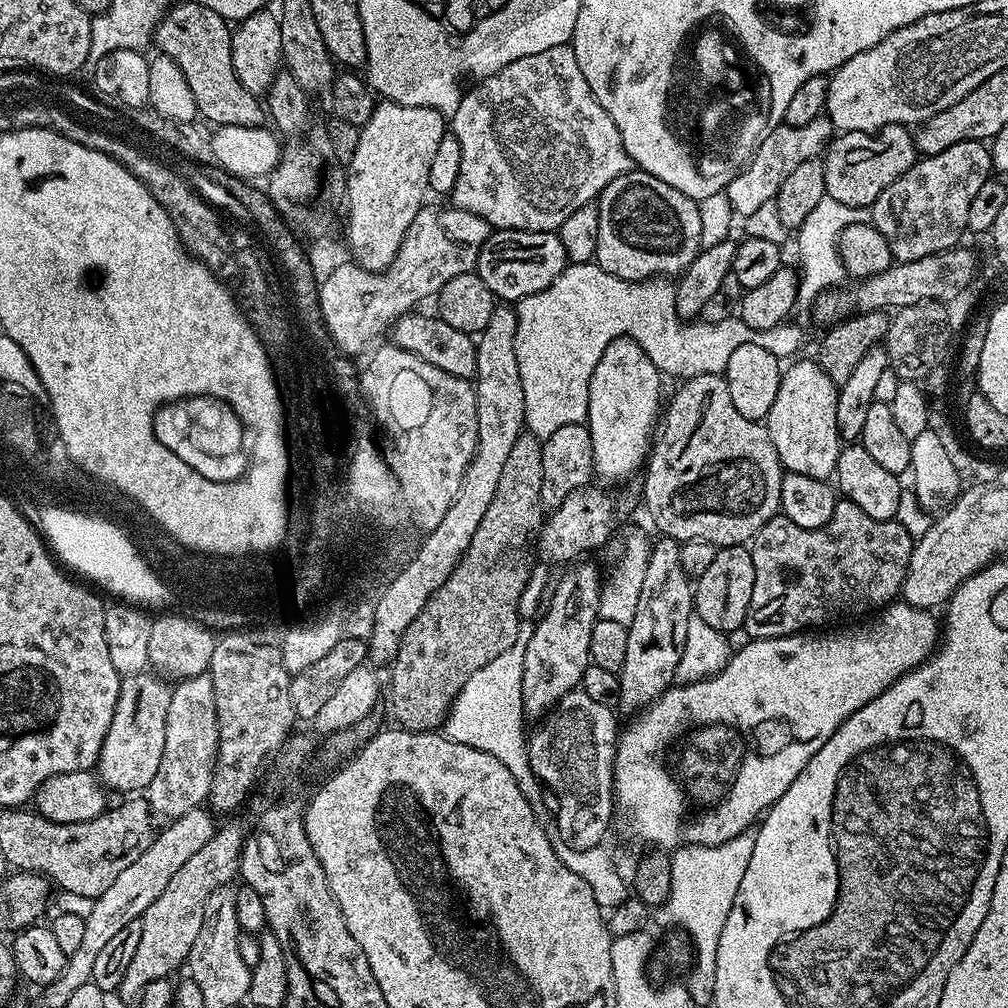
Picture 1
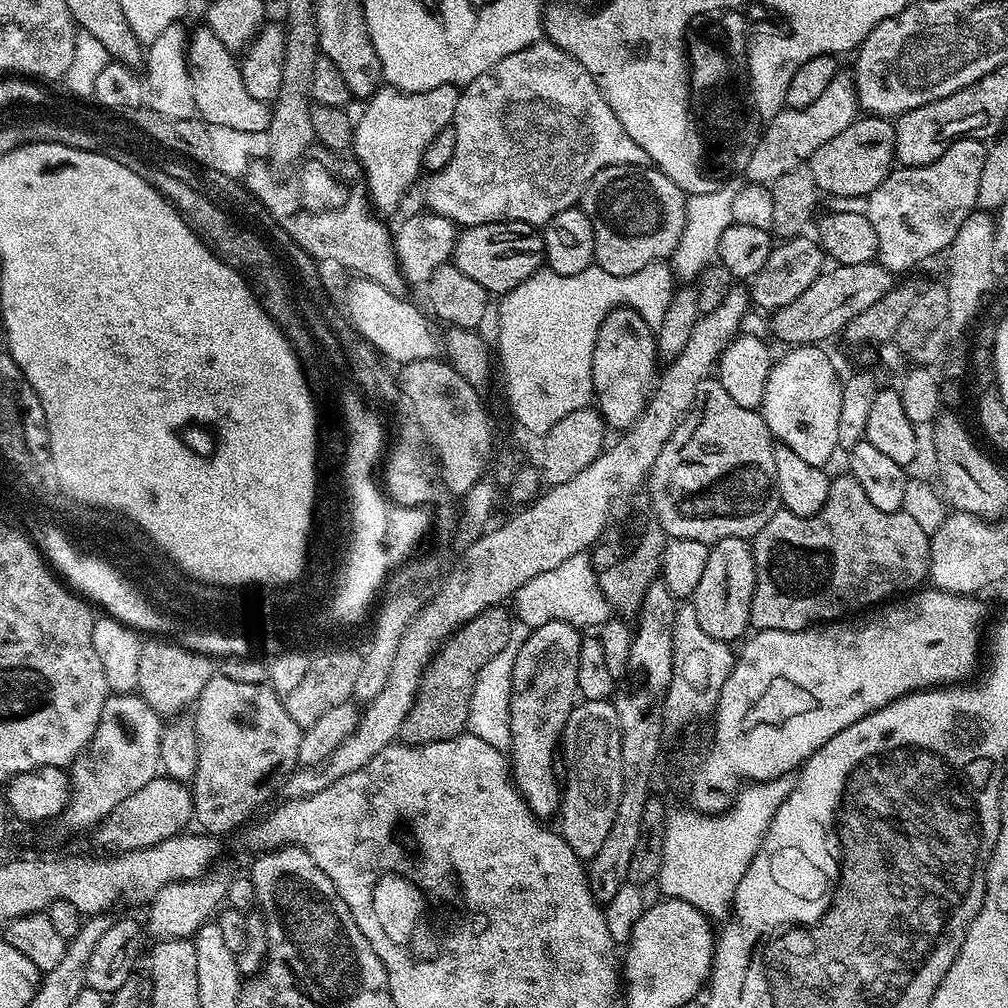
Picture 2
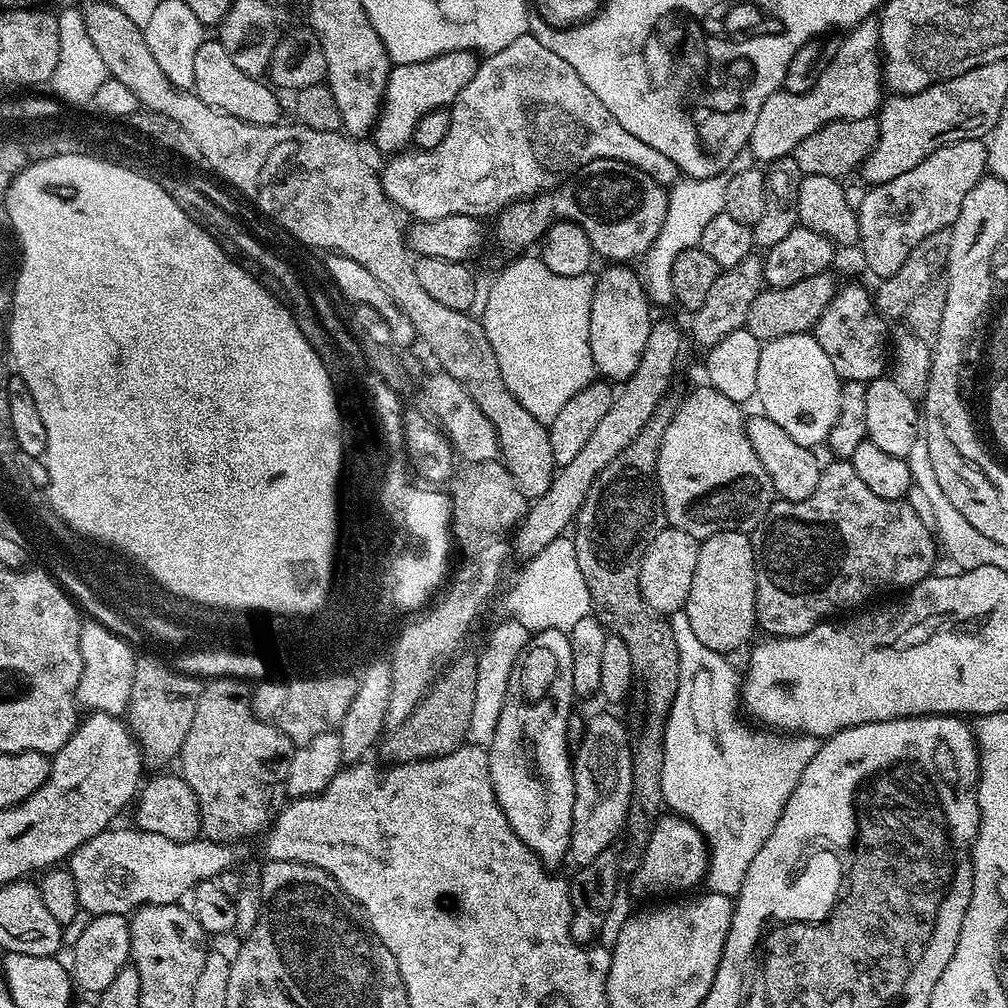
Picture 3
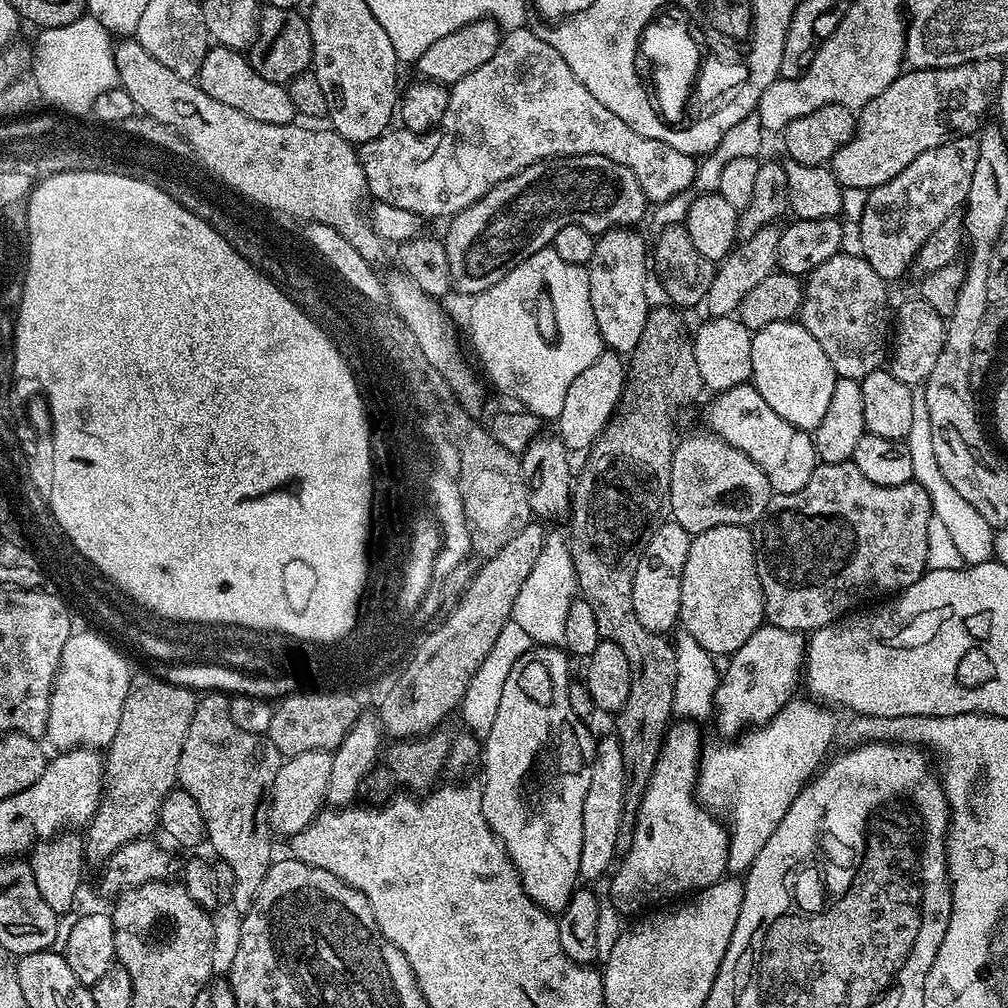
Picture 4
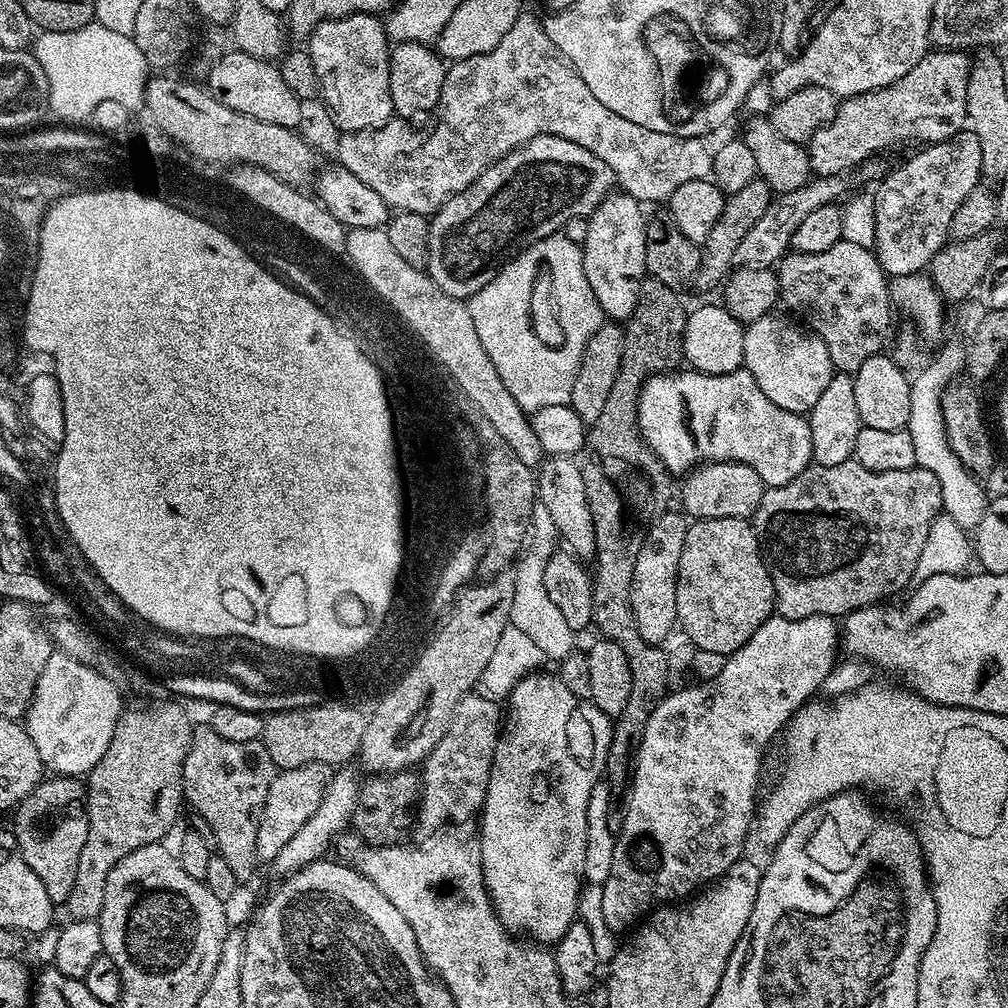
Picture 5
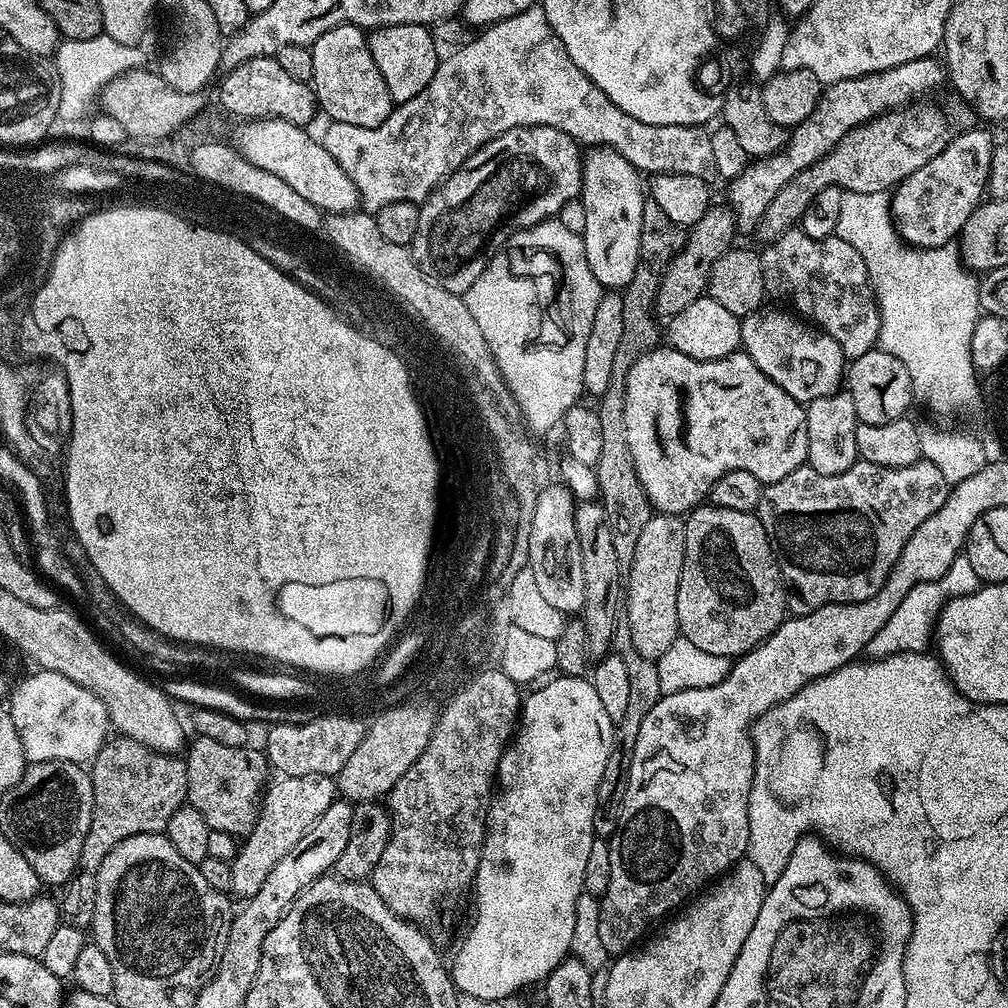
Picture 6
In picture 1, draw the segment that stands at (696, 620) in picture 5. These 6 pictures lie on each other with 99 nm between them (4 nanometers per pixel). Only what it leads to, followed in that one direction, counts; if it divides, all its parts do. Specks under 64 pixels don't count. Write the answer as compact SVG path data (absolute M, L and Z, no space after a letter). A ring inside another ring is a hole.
M743 544L719 549L706 574L694 580L694 614L714 630L725 634L739 633L744 627L746 610L750 610L750 594L754 594L754 558Z

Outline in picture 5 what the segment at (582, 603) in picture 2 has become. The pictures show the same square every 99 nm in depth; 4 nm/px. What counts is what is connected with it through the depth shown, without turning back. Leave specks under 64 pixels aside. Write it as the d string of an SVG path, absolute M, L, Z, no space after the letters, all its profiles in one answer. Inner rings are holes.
M534 540L523 549L522 557L518 562L520 570L517 569L514 574L516 585L514 586L510 624L511 627L522 630L522 634L528 635L540 647L542 654L549 661L561 662L574 652L578 636L577 633L570 630L569 624L564 621L562 614L558 611L558 606L554 606L554 602L550 602L550 594L546 594L544 585L546 562L553 554L554 545L548 540Z

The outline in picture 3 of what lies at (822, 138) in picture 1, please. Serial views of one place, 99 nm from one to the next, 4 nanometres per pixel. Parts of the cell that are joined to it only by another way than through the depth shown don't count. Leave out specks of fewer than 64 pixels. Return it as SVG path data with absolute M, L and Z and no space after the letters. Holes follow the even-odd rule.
M869 18L860 24L854 25L847 33L848 36L836 48L836 53L831 53L830 59L819 69L814 86L810 90L806 90L802 94L790 94L783 90L774 93L770 98L766 98L766 102L762 106L762 114L758 114L758 122L754 122L754 130L748 139L747 151L752 152L752 156L756 160L764 160L763 162L771 162L782 158L783 156L792 155L792 151L798 146L798 142L802 142L802 138L810 138L810 134L814 134L822 126L826 126L830 122L838 122L839 120L861 120L867 116L872 116L879 109L882 103L882 95L880 96L880 88L882 89L882 57L880 55L880 26L875 19Z

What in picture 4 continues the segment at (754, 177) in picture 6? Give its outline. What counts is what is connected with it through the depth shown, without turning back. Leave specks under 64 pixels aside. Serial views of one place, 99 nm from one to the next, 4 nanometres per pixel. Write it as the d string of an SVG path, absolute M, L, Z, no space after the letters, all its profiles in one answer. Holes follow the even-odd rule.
M991 56L981 60L971 60L962 66L950 66L949 68L913 68L911 70L901 71L900 77L878 98L866 102L863 108L859 109L856 116L856 132L832 156L830 167L832 173L836 175L836 180L840 187L846 188L867 188L869 190L882 186L890 182L918 154L926 154L926 150L934 150L934 146L945 144L951 140L956 140L959 136L971 136L981 131L985 123L984 115L988 112L988 107L993 107L1000 91L1002 76L1006 71L1006 65L1003 59Z

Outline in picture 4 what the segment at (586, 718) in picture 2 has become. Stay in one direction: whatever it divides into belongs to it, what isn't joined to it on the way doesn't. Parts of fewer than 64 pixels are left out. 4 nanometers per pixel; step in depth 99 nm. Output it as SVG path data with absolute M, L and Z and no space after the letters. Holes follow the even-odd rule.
M615 735L599 737L596 740L596 751L592 754L592 769L590 770L590 790L586 790L586 802L582 802L582 862L580 863L580 880L584 882L592 882L588 880L596 880L604 871L607 873L613 867L614 861L617 859L616 847L618 846L618 830L622 826L622 814L624 813L624 791L626 790L626 766L622 766L622 746L619 739Z

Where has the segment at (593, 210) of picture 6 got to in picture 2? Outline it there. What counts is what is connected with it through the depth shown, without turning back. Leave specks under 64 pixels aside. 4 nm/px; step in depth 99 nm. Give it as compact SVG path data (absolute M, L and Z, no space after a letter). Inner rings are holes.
M623 306L613 308L600 324L592 359L594 404L609 429L627 430L640 419L657 375L655 331L634 309Z

